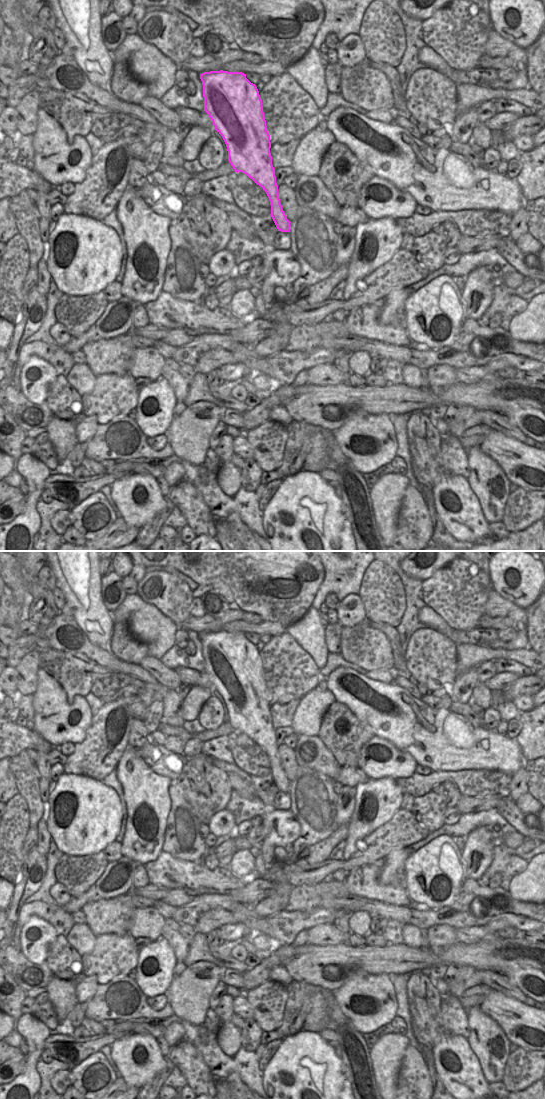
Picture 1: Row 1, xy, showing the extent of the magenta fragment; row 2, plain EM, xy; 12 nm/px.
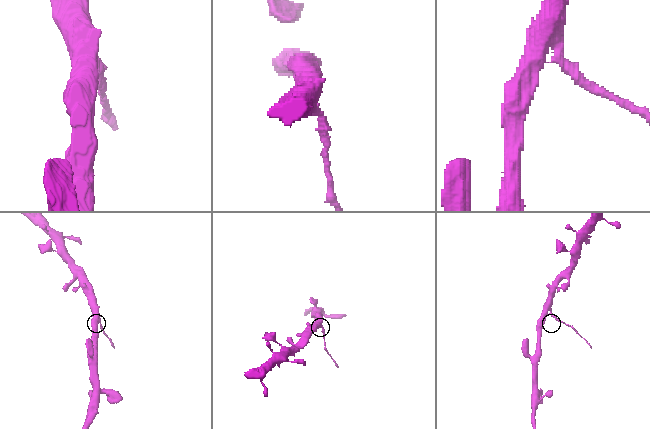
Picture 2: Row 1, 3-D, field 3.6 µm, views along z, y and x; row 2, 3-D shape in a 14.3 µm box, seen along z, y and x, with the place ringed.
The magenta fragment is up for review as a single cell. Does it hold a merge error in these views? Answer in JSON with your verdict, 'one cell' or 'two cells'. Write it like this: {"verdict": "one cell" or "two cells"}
{"verdict": "two cells"}

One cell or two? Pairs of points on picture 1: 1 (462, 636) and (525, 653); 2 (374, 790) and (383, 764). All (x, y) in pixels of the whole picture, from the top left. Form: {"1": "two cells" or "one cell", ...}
{"1": "two cells", "2": "two cells"}

